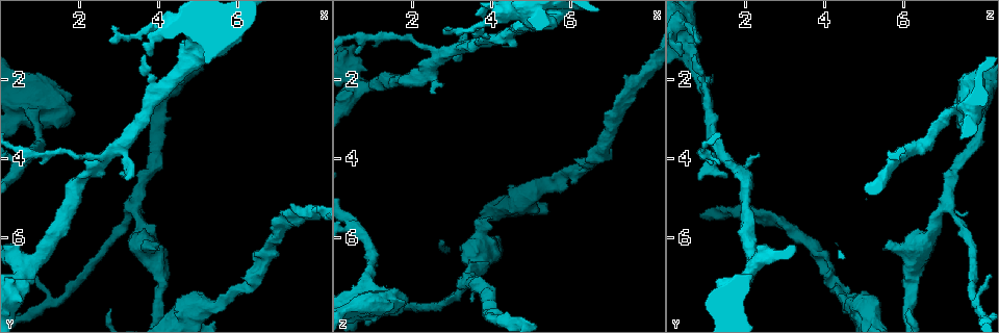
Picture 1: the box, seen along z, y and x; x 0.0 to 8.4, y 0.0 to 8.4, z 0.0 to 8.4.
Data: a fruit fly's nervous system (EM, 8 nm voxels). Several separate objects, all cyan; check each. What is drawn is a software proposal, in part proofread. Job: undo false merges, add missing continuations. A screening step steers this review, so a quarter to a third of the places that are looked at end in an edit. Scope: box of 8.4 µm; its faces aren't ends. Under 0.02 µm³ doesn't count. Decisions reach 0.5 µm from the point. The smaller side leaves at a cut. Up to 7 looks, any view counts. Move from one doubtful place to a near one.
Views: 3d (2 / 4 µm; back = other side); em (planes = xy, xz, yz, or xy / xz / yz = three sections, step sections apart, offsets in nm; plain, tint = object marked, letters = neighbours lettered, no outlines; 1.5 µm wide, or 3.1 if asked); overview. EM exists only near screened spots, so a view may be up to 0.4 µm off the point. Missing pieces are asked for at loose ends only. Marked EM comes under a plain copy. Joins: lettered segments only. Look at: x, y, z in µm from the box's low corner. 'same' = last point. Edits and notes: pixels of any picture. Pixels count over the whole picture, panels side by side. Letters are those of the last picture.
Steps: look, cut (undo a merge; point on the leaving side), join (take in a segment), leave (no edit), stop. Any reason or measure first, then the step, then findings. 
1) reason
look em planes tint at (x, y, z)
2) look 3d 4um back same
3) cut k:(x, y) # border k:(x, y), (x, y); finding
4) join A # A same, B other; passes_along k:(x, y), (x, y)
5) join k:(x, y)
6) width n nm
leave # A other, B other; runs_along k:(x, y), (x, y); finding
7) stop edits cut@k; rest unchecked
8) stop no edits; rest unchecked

free end
look em yz step 4 tint at (3.65, 1.45, 0.70)

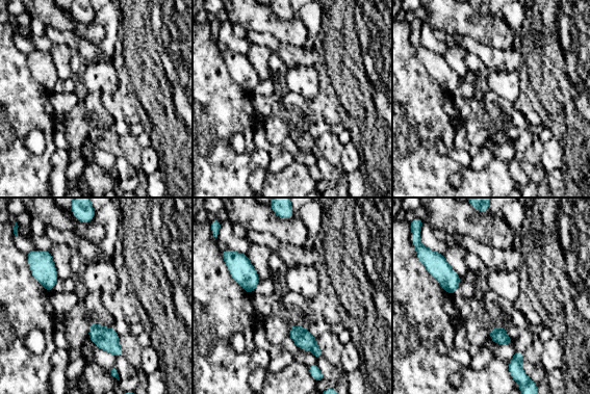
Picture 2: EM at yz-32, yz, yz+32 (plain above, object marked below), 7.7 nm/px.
cut it another way
look em planes tint same

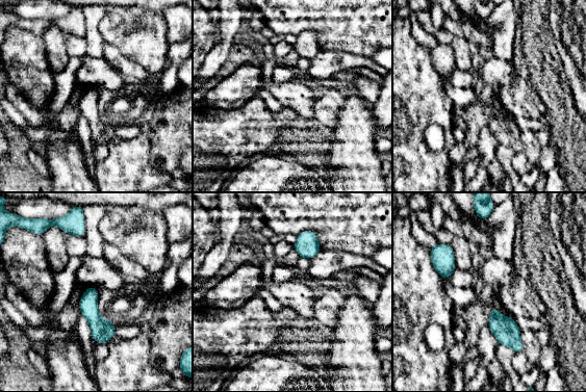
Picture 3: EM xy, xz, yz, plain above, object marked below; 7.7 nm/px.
see the neighbours
look em planes letters same

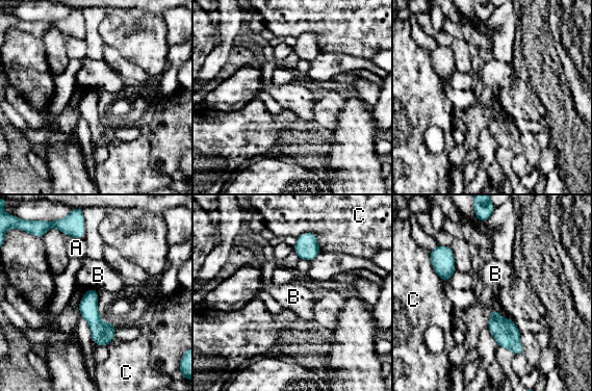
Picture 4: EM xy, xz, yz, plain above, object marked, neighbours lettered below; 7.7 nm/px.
leave # A other, B other, C other; no lettered segment goes on from it

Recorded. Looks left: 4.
arms part here
look em planes letters at (3.40, 5.30, 7.00)

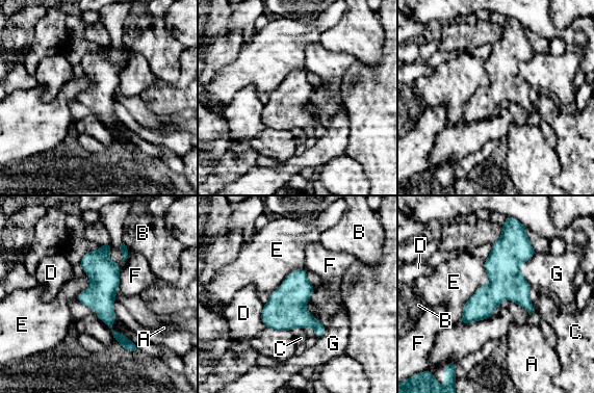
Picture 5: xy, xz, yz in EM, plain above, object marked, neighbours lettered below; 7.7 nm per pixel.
leave # A other, B other, C other, D other, E other, F other, G other; border 5:(485, 261), (488, 283), (459, 322); all the same neuron

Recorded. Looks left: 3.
thick end
look 3d 4um at (1.00, 1.85, 7.65)

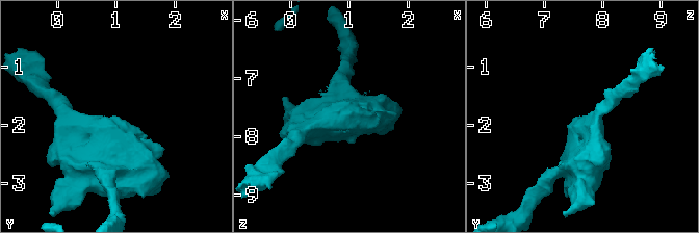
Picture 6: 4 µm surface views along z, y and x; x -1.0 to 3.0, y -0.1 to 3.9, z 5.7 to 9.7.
now the EM
look em yz step 4 letters at (1.00, 1.90, 7.60)

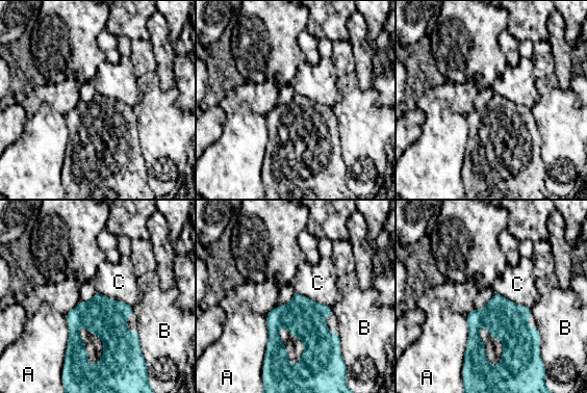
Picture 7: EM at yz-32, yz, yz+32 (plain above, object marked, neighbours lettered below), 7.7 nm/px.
longest_contact C 320 nm
leave # A other, B other, C other; border 7:(295, 291), (331, 308); no lettered segment goes on from it

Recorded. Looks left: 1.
stop no edits; rest unchecked

